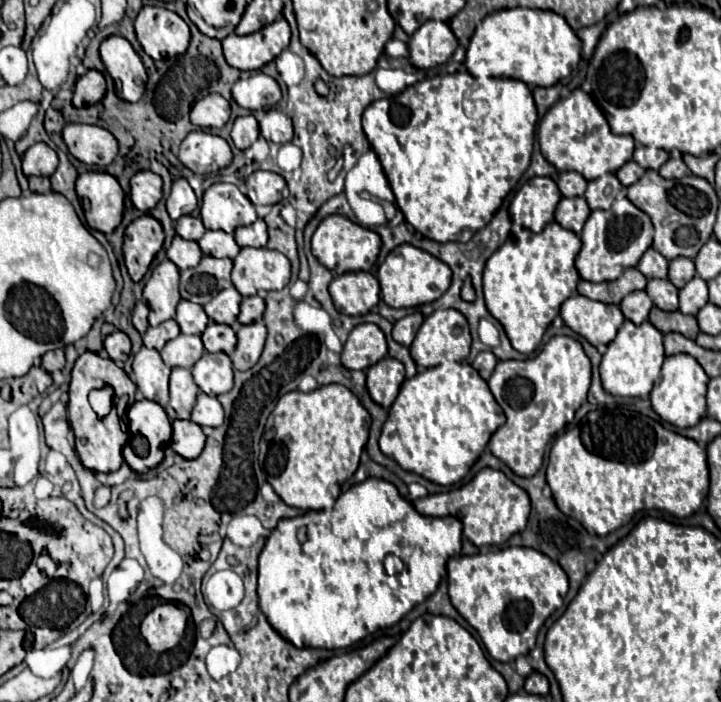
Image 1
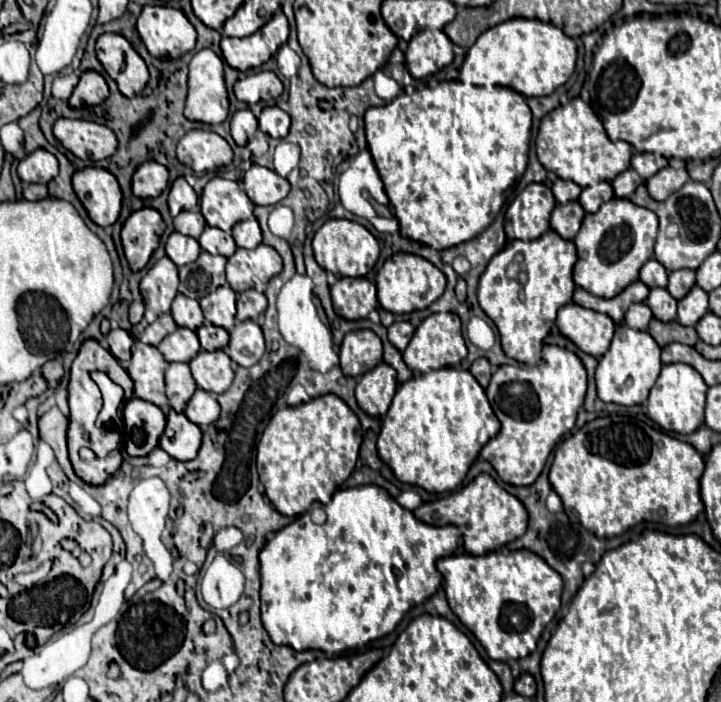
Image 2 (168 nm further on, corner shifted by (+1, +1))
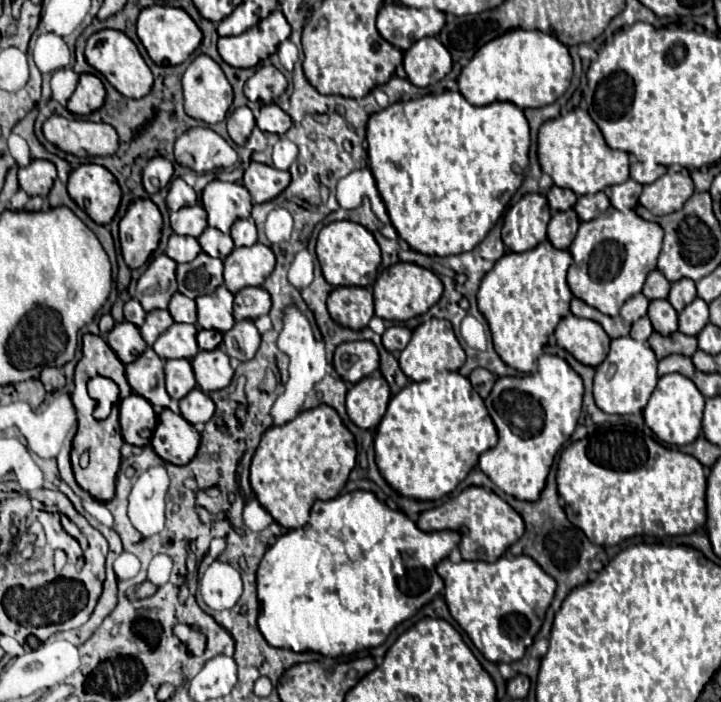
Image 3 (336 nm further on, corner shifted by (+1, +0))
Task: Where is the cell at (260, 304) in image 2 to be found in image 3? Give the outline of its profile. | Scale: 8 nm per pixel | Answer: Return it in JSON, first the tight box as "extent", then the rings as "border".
{"extent":[235,288,271,320],"border":[[[243,288],[235,294],[235,320],[255,320],[267,314],[271,308],[271,296],[263,288]]]}

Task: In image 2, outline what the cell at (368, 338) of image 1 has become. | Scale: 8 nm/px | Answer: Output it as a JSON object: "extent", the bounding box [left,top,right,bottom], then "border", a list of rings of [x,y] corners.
{"extent":[339,329,381,377],"border":[[[369,329],[347,333],[339,351],[341,369],[349,377],[361,377],[363,373],[371,371],[381,363],[381,357],[381,339]]]}

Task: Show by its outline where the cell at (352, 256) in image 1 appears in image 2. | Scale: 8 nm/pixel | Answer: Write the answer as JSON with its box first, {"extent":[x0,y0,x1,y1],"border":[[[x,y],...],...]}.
{"extent":[313,219,379,277],"border":[[[329,219],[313,237],[313,253],[317,263],[335,277],[365,277],[379,259],[379,241],[361,223],[349,219]]]}

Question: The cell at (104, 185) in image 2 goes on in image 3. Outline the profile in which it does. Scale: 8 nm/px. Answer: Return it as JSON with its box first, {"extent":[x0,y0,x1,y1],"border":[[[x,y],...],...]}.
{"extent":[67,164,121,224],"border":[[[83,164],[73,170],[67,190],[97,224],[109,224],[121,202],[121,190],[115,176],[97,164]]]}

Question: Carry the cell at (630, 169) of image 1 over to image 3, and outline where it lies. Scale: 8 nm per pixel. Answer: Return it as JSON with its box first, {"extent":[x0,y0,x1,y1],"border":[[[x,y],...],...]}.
{"extent":[609,180,641,208],"border":[[[627,180],[621,184],[611,186],[609,190],[609,200],[615,208],[635,208],[641,196],[641,184],[635,184],[635,180]]]}

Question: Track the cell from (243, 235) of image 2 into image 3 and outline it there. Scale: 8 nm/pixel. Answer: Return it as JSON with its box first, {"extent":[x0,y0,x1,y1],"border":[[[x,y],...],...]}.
{"extent":[231,218,257,246],"border":[[[253,218],[237,220],[231,228],[231,238],[235,246],[253,246],[257,242],[257,228],[255,228]]]}

